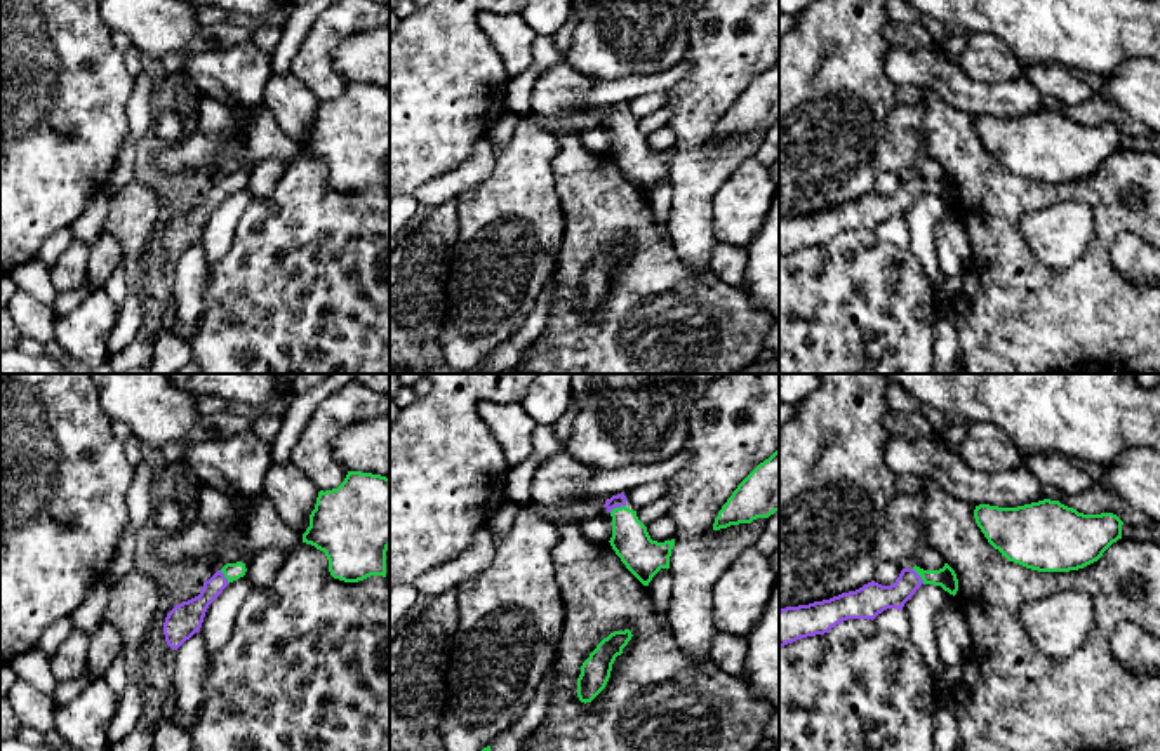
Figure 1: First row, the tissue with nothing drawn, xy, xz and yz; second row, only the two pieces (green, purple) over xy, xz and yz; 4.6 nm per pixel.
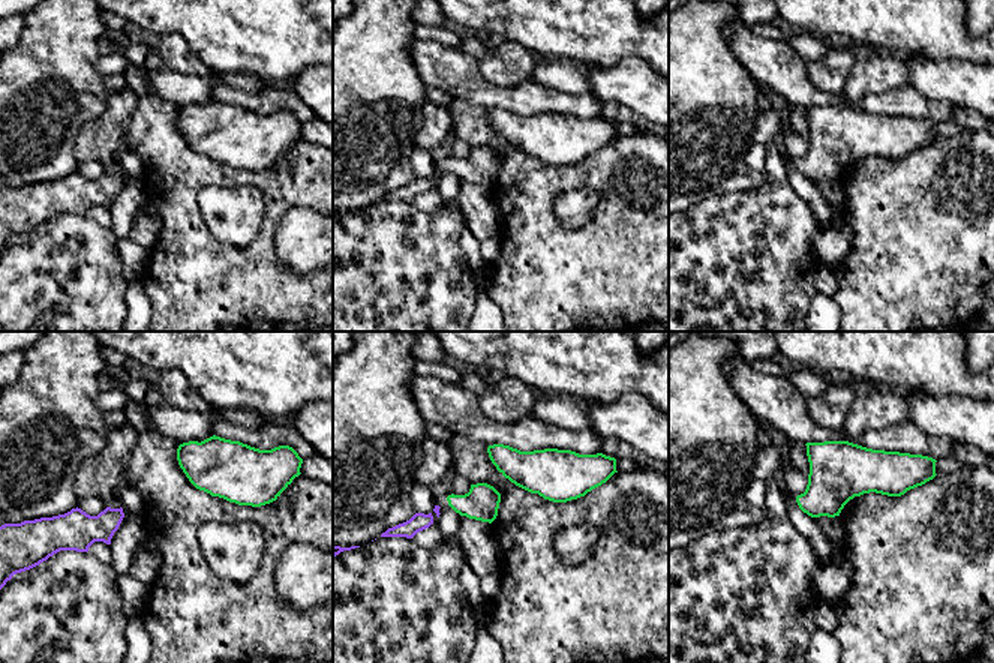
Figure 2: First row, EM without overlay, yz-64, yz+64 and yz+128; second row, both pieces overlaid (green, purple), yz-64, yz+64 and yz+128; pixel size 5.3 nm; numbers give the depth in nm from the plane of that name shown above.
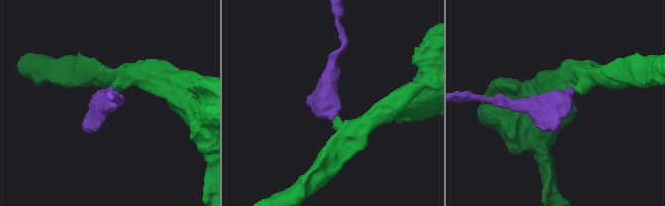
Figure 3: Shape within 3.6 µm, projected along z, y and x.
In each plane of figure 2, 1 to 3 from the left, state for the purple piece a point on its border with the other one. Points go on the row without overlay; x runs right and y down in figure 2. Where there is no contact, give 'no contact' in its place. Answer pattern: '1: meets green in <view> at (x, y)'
1: no contact
2: no contact
3: no contact

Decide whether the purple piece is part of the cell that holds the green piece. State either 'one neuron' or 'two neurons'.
one neuron

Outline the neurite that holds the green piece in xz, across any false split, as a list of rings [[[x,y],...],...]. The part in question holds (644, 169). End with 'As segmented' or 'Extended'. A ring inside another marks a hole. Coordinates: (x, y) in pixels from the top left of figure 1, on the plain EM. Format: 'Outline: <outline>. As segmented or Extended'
Outline: [[[612,106],[603,115],[612,127],[610,156],[626,179],[643,195],[649,196],[661,179],[670,179],[670,167],[675,150],[652,151],[647,137],[638,130],[637,122],[626,116],[626,106]]]. Extended

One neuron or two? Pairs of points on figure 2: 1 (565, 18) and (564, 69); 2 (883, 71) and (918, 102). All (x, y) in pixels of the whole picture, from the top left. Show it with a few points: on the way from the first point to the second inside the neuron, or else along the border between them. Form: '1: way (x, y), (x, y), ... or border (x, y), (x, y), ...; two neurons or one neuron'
1: border (541, 57), (568, 59), (582, 68); two neurons
2: border (909, 84), (867, 95); two neurons

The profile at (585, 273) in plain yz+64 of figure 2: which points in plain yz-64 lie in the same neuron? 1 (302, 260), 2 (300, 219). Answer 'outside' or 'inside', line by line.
1: outside
2: outside

